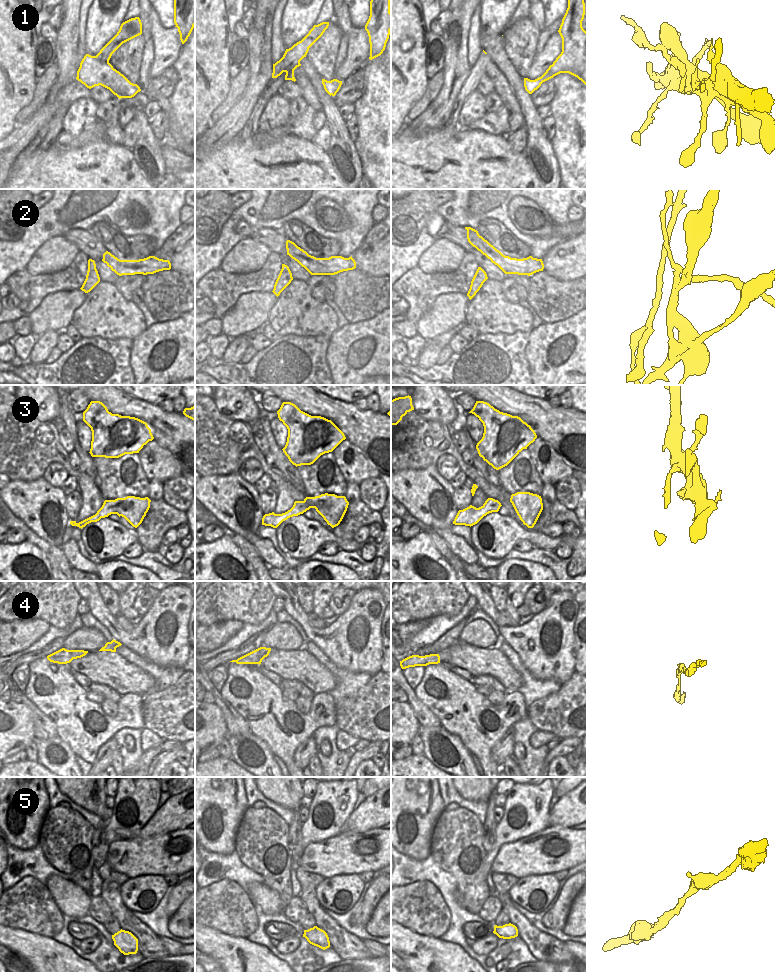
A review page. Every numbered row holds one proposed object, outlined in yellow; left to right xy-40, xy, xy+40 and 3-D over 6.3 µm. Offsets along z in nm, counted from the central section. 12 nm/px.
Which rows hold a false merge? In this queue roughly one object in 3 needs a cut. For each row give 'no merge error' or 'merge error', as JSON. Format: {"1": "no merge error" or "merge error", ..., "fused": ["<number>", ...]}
{"1": "merge error", "2": "merge error", "3": "no merge error", "4": "no merge error", "5": "no merge error", "fused": ["1", "2"]}

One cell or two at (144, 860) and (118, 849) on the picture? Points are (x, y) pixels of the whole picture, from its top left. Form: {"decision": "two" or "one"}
{"decision": "one"}

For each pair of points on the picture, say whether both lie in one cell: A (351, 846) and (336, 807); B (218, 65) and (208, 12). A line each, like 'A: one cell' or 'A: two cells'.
A: two cells
B: one cell

